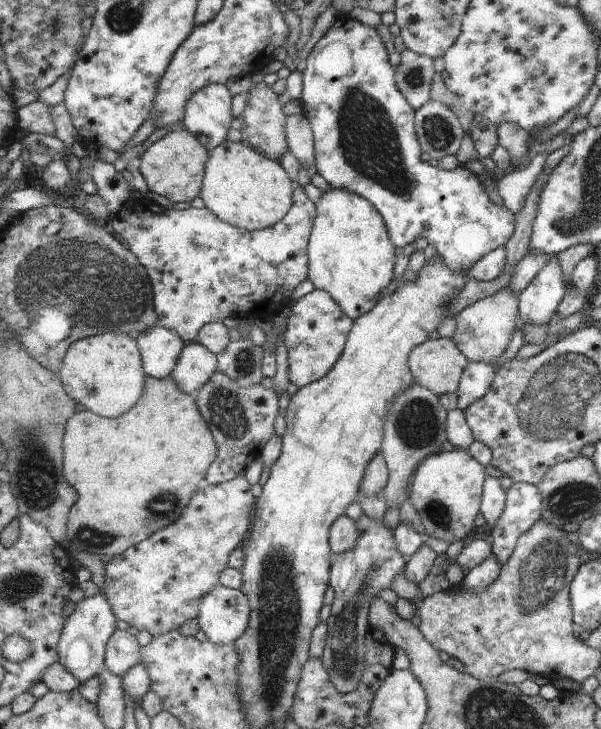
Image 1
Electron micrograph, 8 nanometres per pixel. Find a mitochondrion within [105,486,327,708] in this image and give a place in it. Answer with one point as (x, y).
(162, 504)

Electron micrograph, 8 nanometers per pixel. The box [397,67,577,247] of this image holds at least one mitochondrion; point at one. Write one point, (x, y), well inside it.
(438, 132)

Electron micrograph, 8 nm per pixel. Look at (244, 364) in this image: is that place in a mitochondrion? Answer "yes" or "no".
yes

